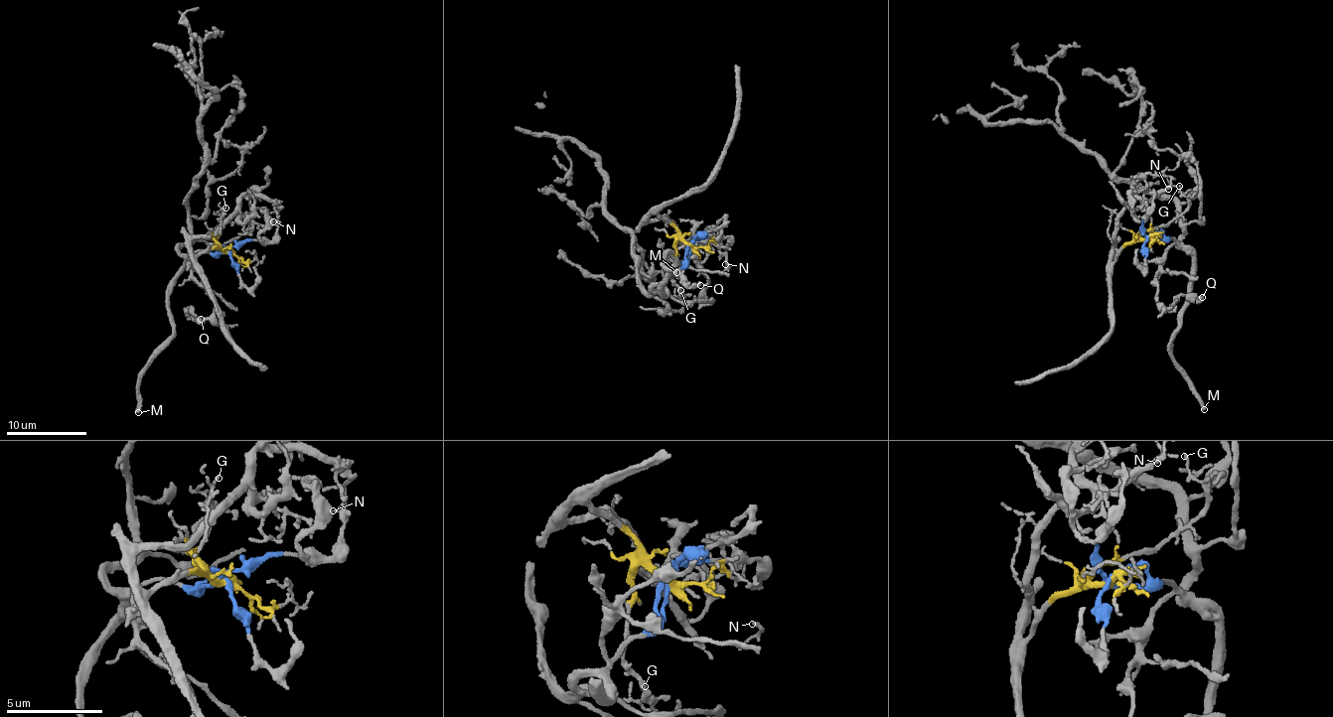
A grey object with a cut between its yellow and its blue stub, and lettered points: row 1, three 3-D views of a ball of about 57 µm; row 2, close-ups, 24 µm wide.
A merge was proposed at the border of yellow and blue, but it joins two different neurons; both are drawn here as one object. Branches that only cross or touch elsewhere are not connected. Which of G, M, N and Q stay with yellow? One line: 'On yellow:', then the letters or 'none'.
On yellow: G, N

